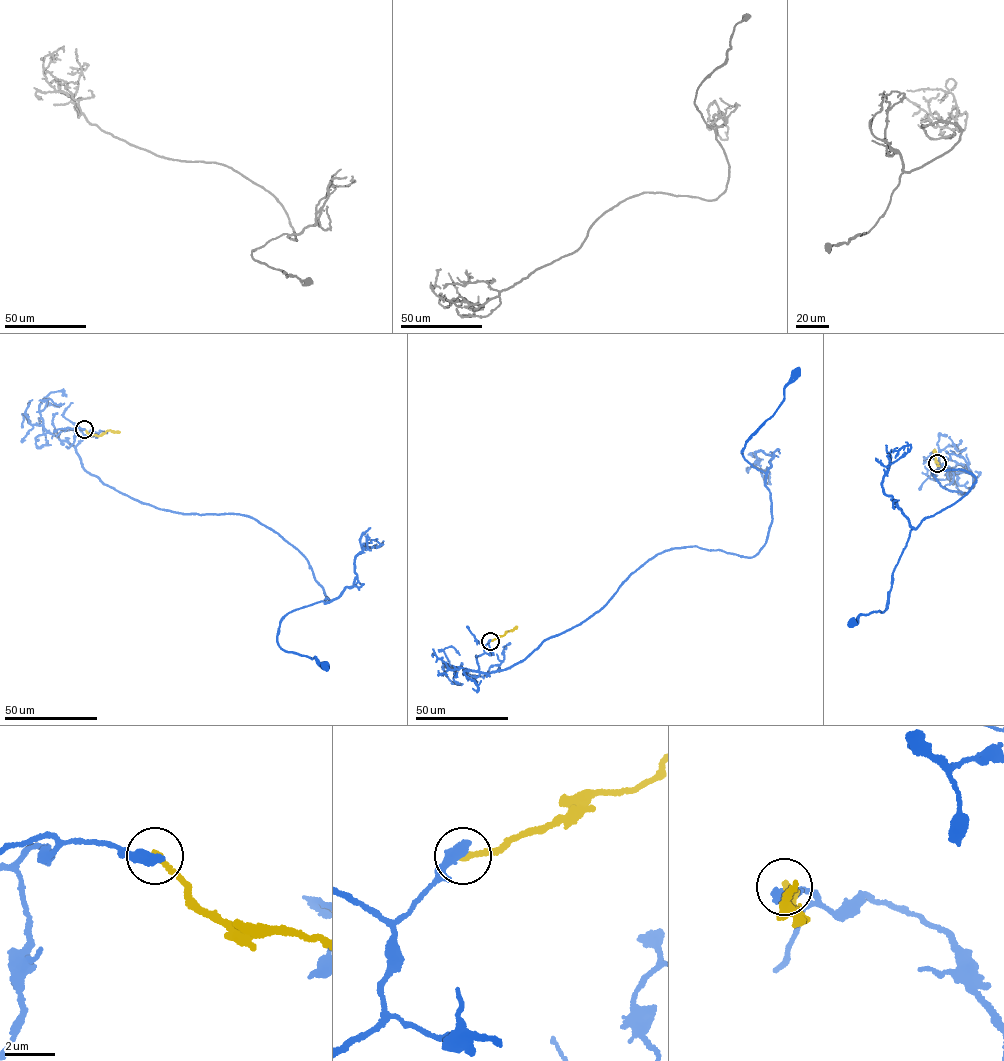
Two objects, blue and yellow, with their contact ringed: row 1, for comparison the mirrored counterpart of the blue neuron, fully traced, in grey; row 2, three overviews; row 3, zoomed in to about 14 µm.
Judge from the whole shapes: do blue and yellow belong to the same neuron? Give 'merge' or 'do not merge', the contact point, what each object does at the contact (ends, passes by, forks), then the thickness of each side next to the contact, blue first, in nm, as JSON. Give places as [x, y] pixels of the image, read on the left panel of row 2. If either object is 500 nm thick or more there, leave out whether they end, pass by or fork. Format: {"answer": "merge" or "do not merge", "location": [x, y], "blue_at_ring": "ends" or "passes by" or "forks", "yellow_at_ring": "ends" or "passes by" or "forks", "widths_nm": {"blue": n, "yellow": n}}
{"answer": "do not merge", "location": [84, 429], "widths_nm": {"blue": 500, "yellow": 240}}

